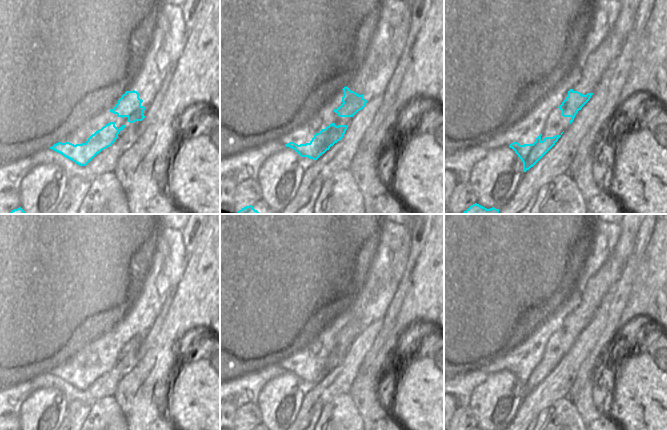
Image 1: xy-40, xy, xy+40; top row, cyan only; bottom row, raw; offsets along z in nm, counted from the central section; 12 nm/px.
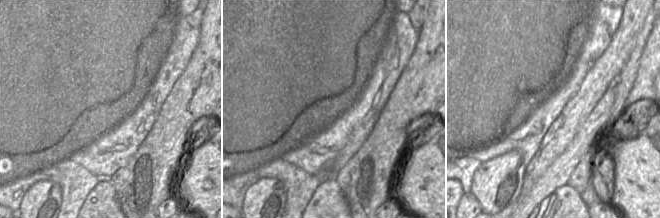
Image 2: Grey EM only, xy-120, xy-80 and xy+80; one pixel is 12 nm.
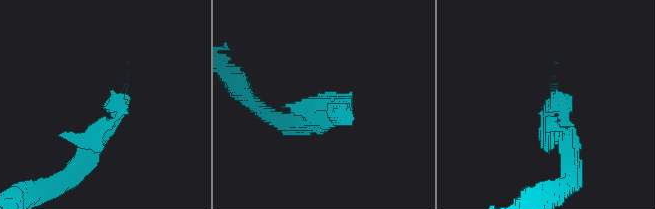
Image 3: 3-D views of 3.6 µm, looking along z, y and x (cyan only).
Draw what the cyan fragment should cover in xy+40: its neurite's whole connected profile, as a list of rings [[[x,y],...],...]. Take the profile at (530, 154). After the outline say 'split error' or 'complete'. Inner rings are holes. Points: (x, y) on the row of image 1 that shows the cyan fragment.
[[[540,134],[533,144],[520,145],[518,142],[513,142],[509,145],[518,157],[523,162],[523,170],[526,172],[533,167],[558,141],[561,135],[553,137],[545,137],[541,139]]]; complete

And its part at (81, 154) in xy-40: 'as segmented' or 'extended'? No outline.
as segmented

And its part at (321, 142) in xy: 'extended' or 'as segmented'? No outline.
as segmented

